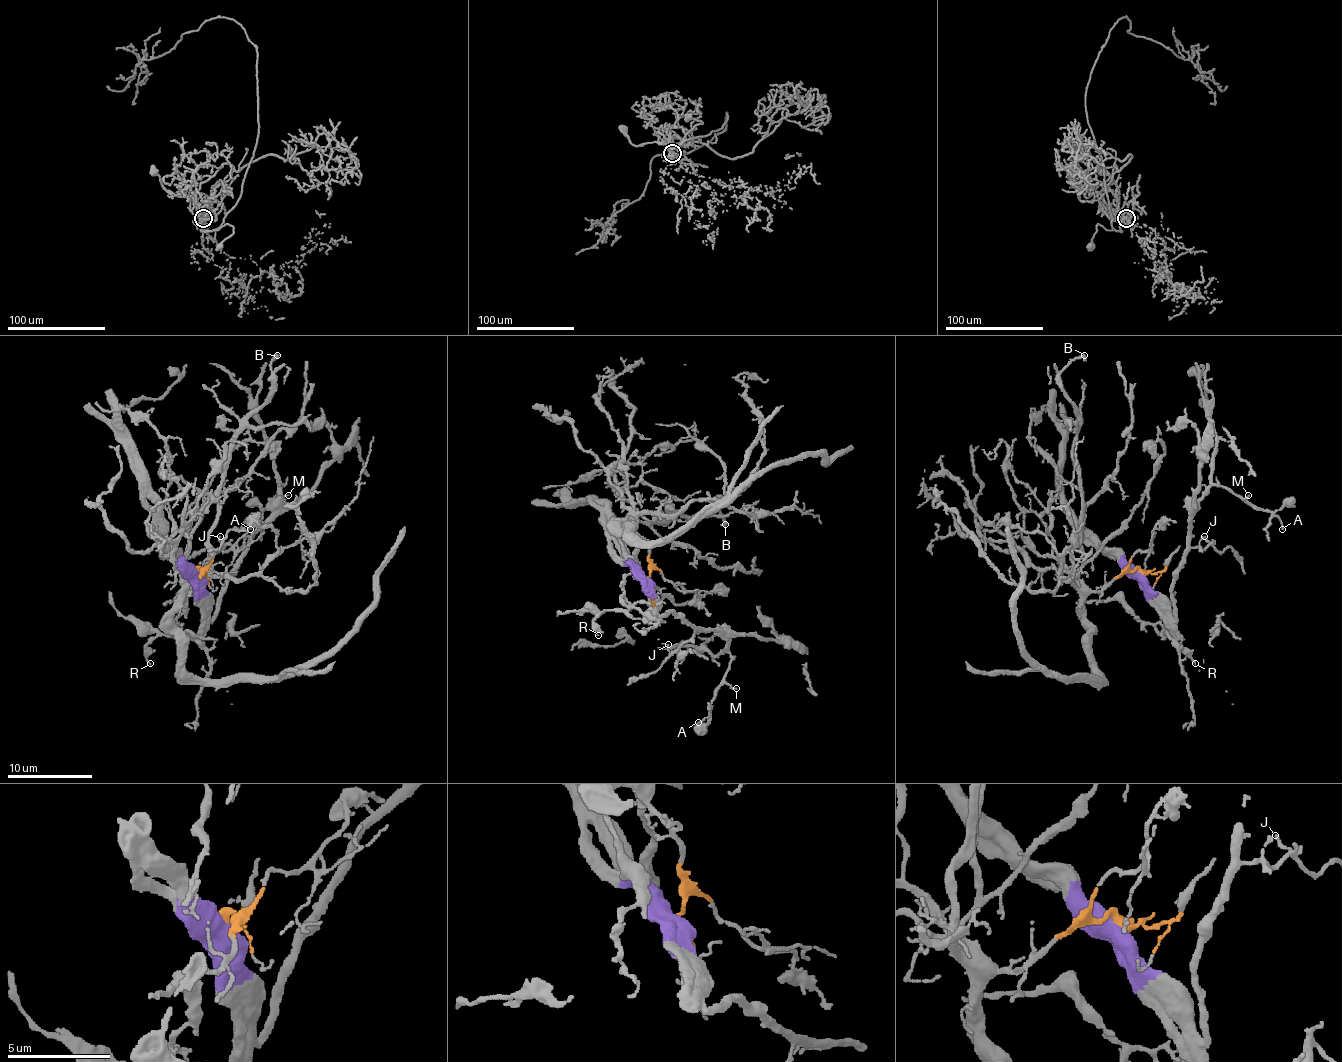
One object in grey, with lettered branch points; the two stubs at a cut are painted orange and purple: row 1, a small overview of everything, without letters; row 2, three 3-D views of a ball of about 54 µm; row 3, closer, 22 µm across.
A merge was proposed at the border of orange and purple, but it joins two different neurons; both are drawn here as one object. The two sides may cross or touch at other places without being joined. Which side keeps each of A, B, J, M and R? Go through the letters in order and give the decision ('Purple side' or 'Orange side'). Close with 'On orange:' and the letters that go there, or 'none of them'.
A: Purple side
B: Orange side
J: Purple side
M: Purple side
R: Purple side
On orange: B

